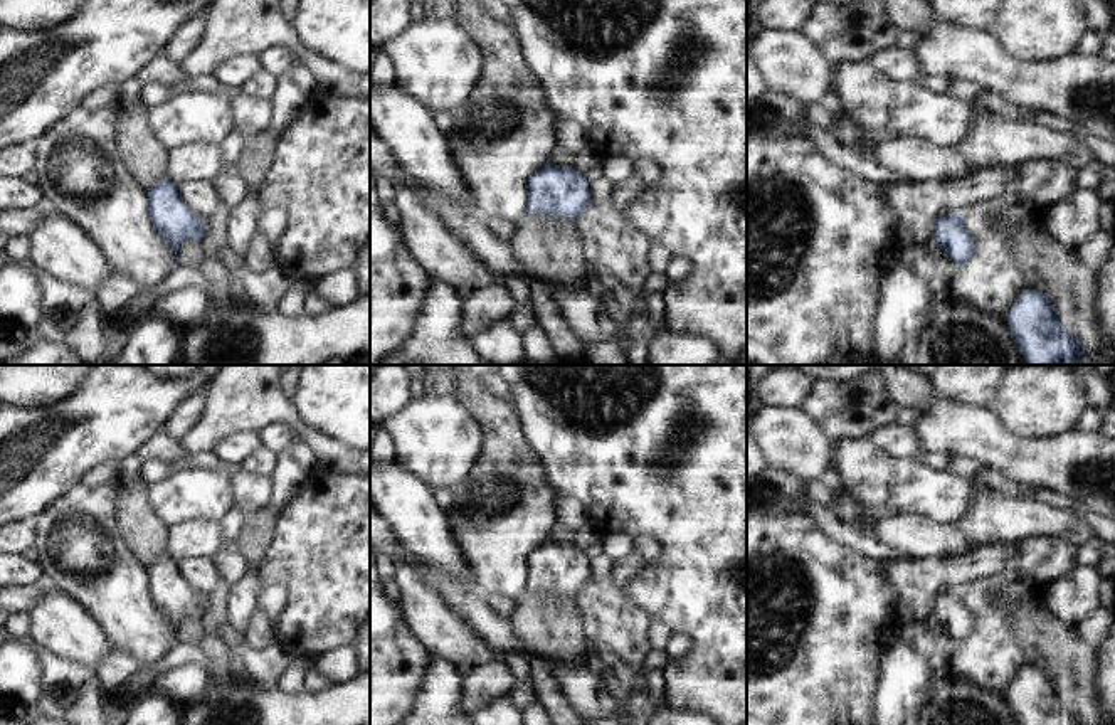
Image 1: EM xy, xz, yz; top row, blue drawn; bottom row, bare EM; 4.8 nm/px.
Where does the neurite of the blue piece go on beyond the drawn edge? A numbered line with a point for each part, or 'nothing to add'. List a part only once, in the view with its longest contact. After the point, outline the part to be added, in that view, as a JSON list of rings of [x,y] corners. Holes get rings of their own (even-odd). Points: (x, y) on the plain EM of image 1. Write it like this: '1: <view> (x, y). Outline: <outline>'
nothing to add

